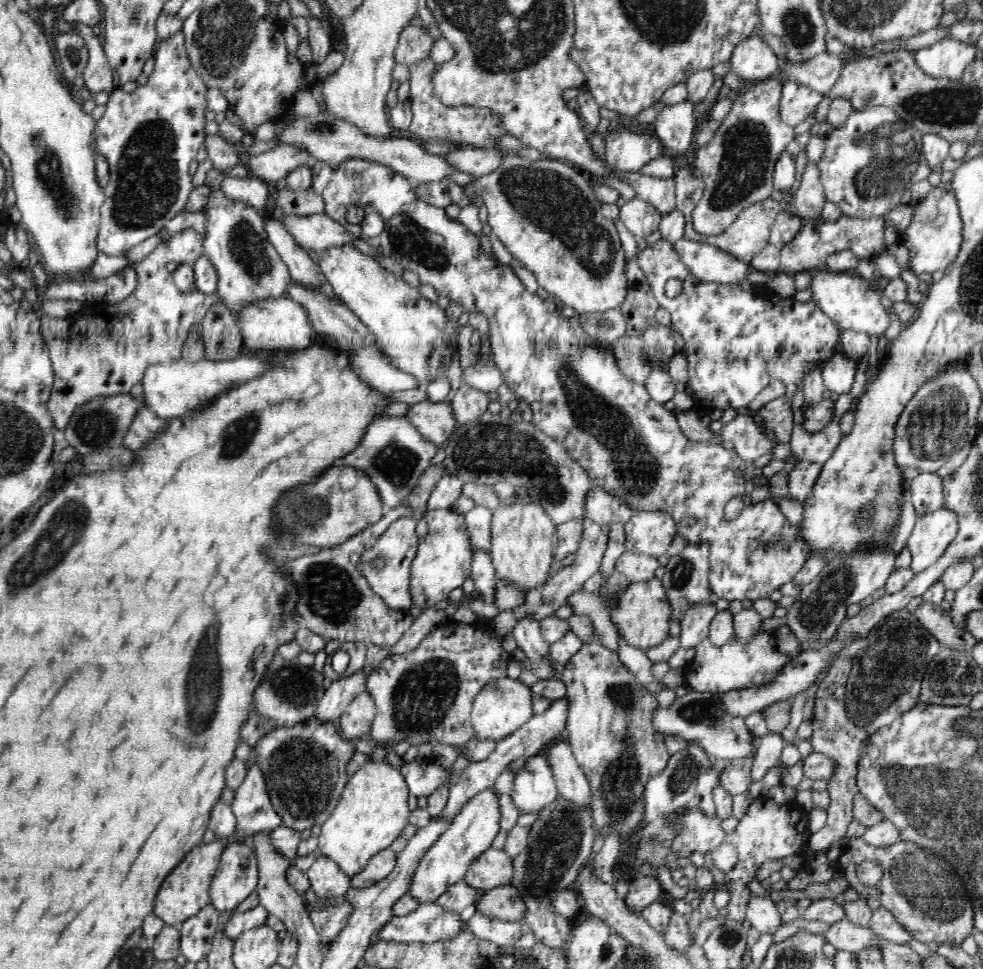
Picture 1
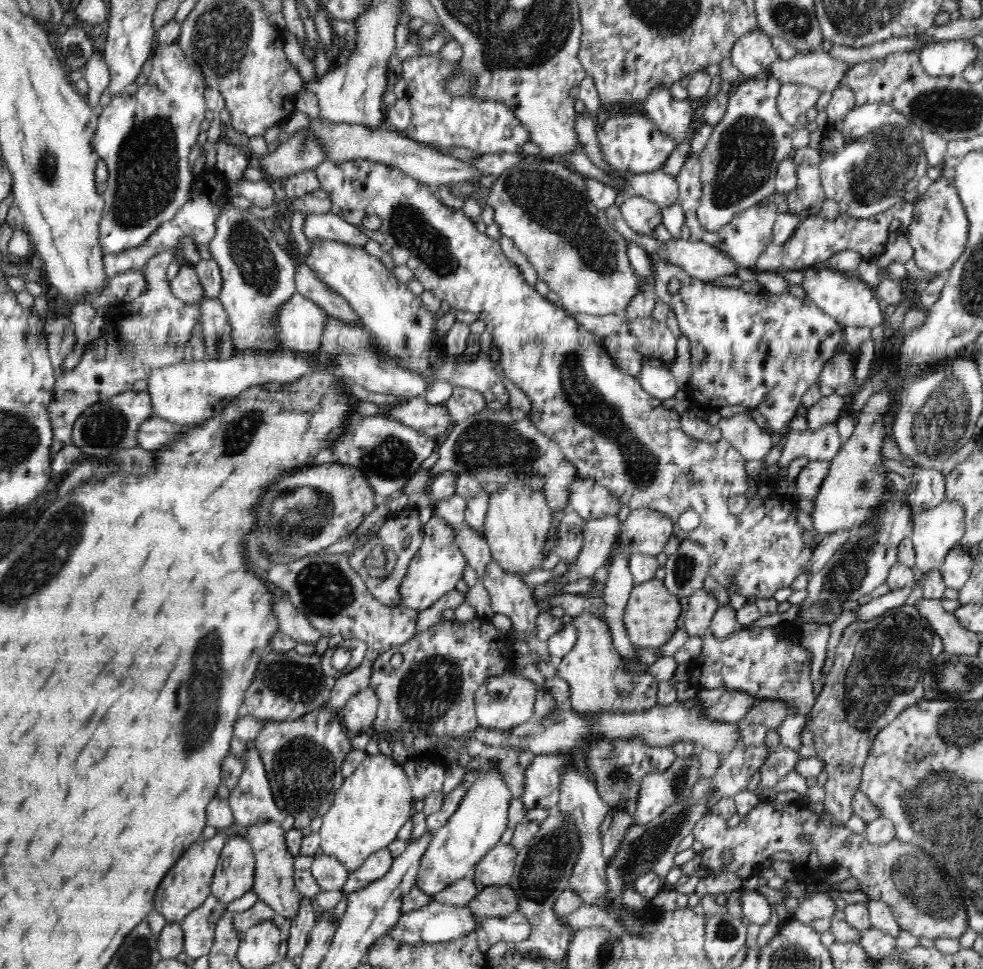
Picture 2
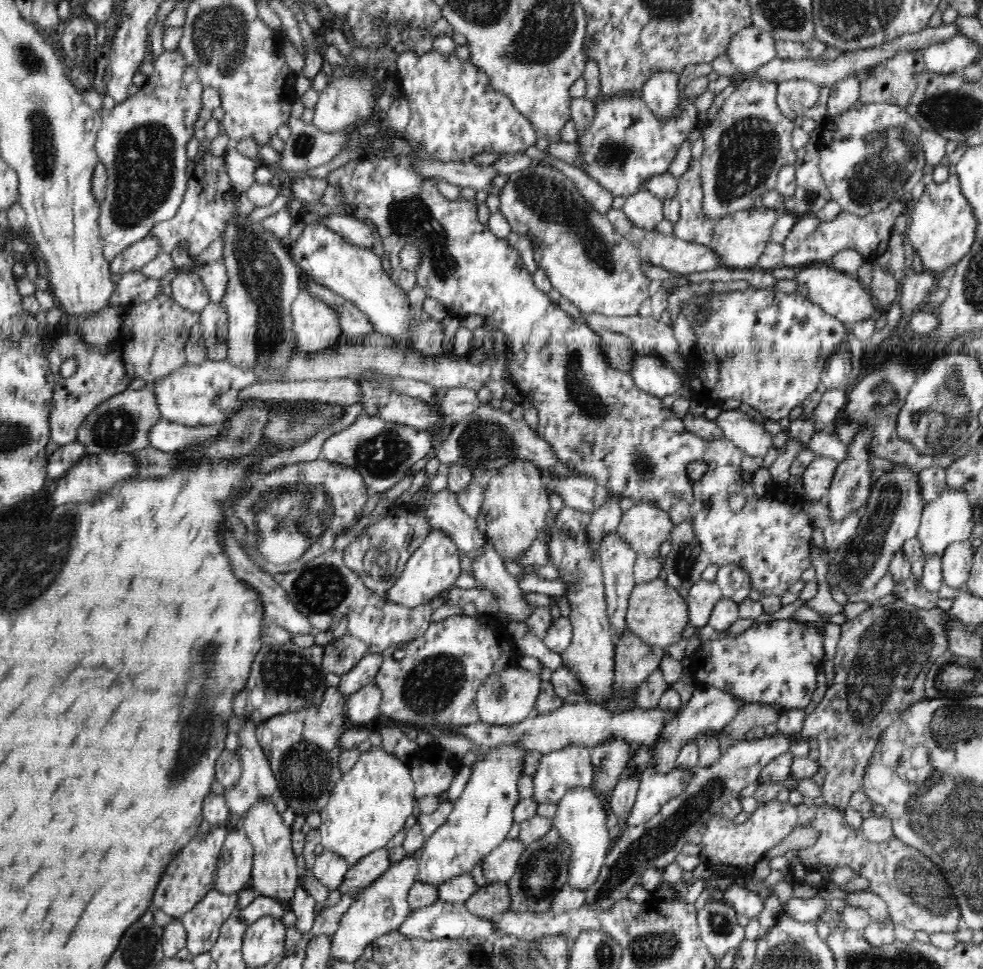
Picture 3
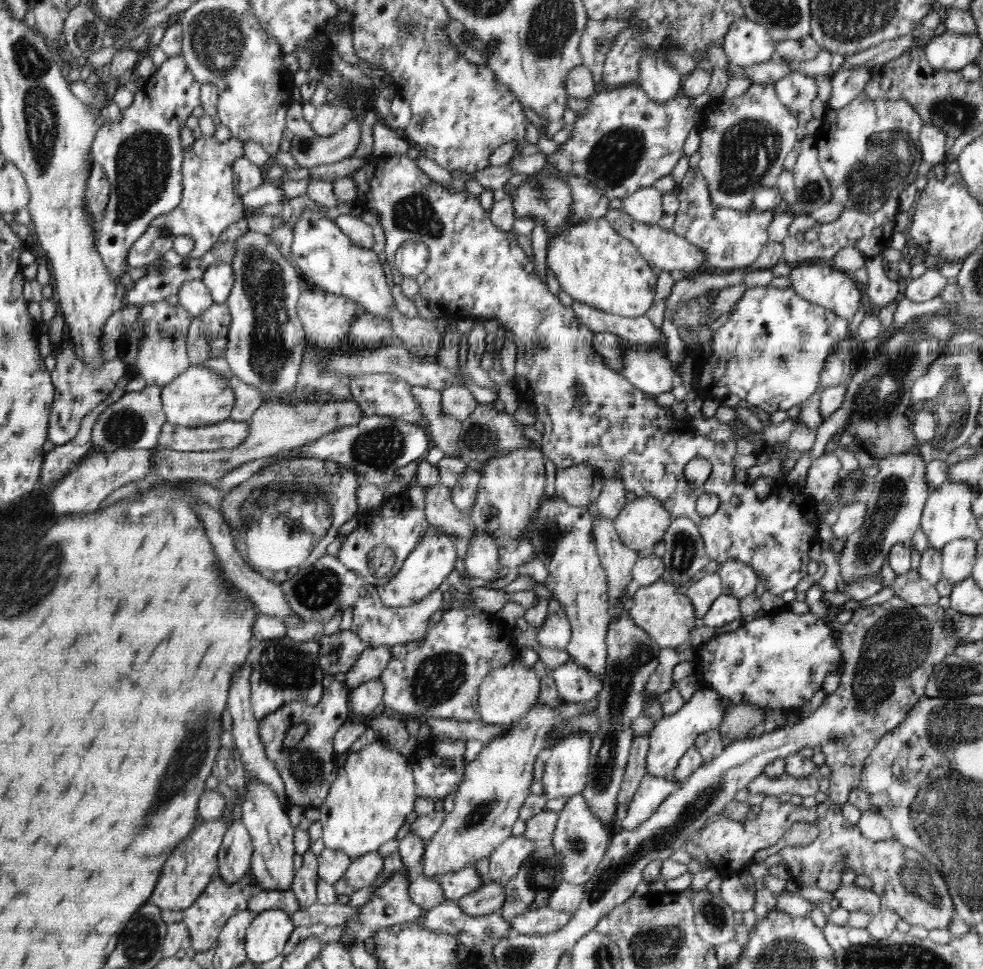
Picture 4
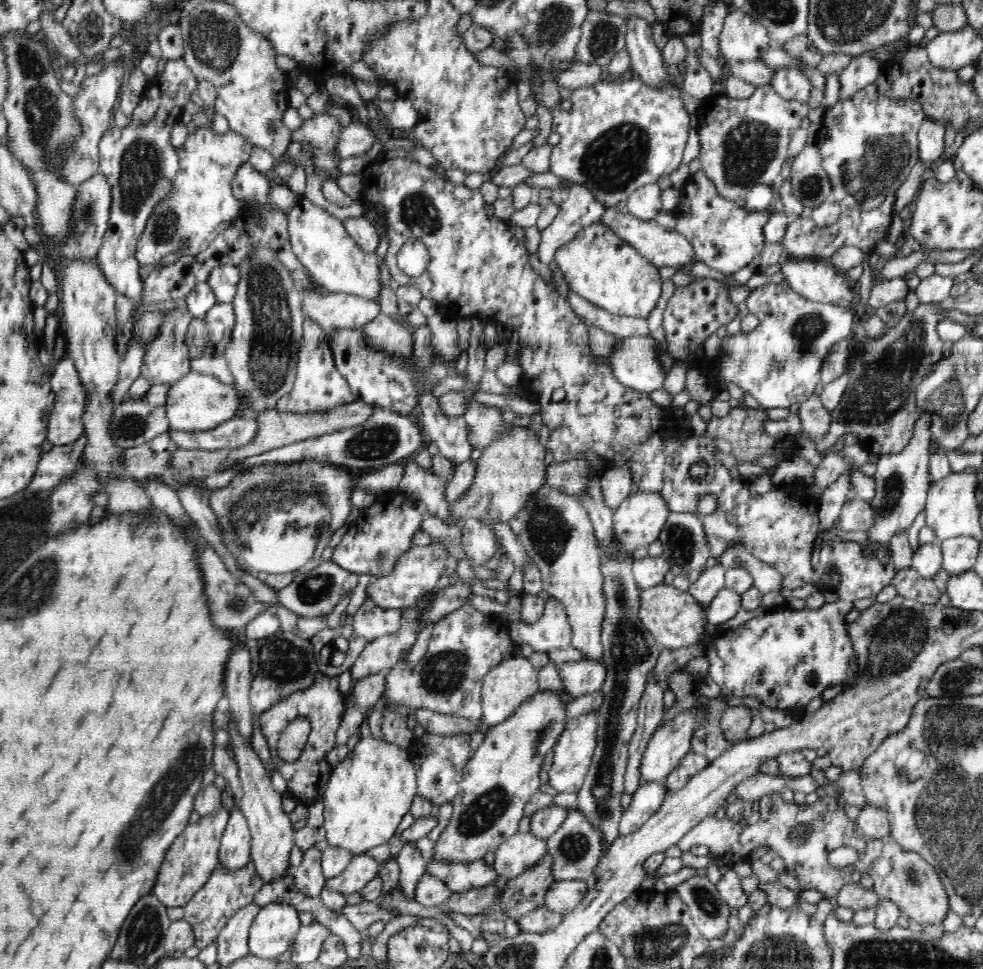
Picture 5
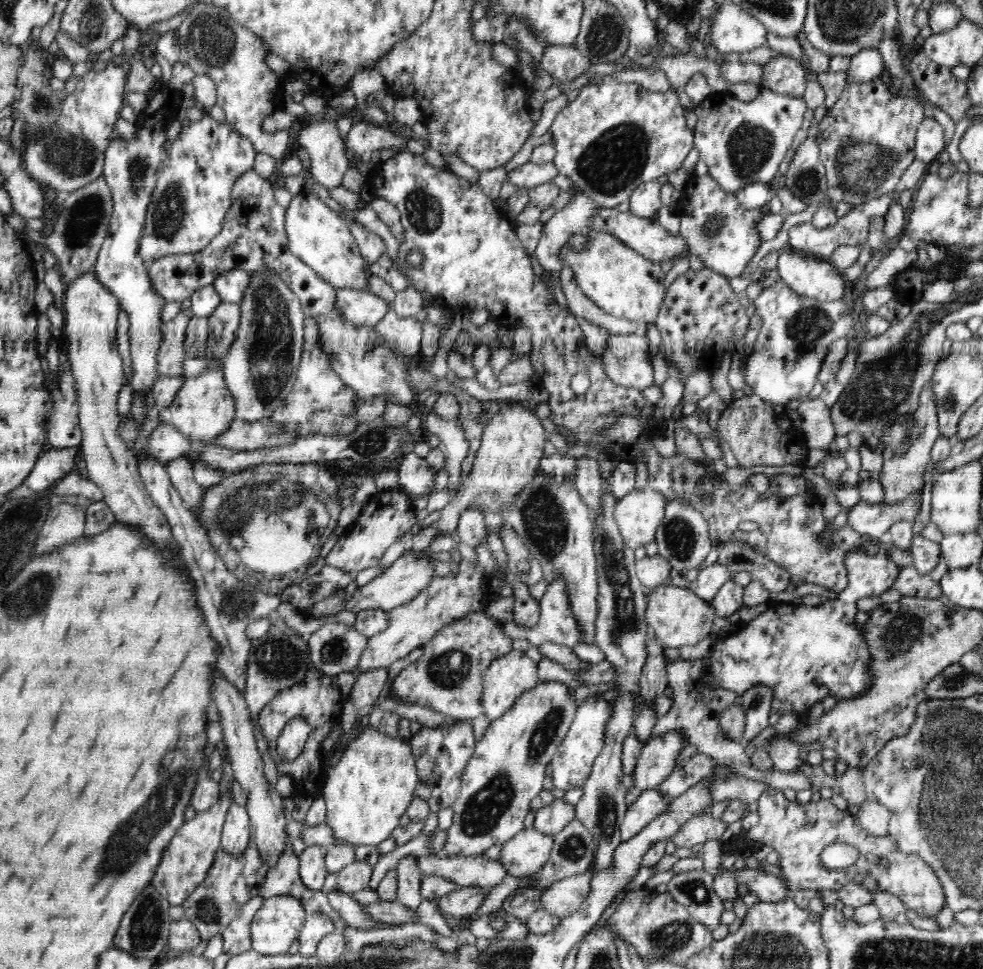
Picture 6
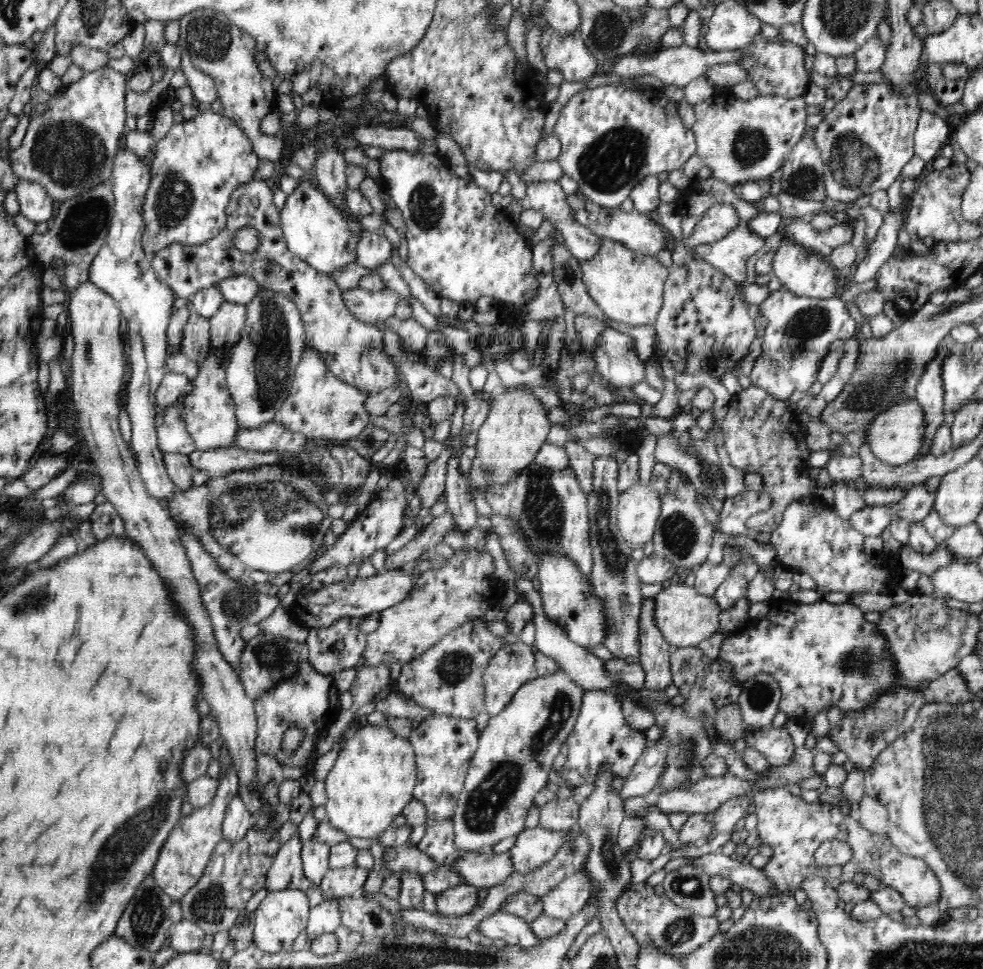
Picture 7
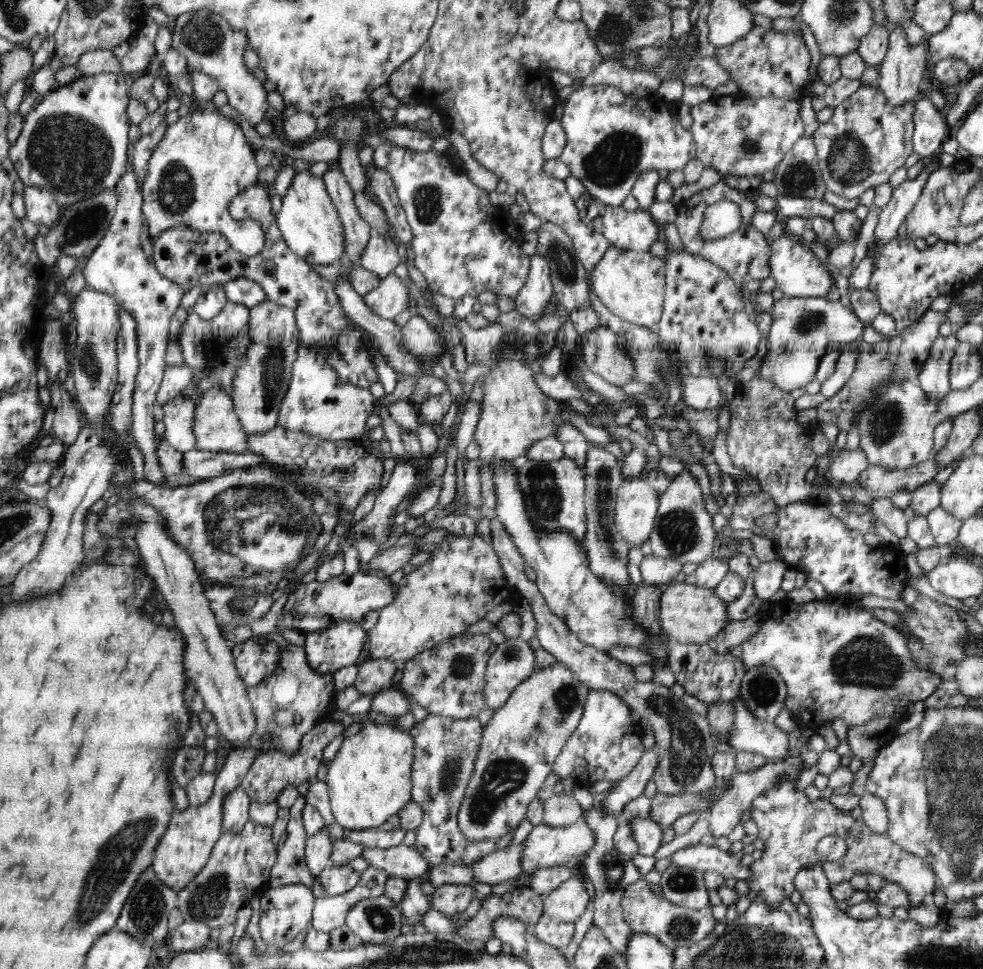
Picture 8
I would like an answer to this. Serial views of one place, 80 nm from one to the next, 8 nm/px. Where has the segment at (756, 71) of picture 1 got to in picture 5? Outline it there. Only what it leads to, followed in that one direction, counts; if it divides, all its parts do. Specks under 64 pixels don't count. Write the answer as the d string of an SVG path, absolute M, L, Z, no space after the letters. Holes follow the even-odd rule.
M732 3L727 10L719 37L724 59L730 63L759 61L769 48L768 30Z

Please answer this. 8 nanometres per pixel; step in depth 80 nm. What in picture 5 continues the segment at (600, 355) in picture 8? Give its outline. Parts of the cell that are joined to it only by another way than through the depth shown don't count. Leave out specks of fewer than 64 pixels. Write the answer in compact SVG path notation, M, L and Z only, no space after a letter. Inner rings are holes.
M650 336L617 339L607 362L618 382L643 393L662 389L666 373L660 365L661 354L656 353L656 344Z

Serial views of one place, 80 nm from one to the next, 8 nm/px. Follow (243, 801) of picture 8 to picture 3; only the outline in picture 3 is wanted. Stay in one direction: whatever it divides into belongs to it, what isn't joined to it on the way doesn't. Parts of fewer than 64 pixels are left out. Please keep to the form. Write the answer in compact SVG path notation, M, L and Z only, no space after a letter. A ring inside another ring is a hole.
M245 829L229 832L219 853L214 886L218 892L230 896L251 882L253 846Z

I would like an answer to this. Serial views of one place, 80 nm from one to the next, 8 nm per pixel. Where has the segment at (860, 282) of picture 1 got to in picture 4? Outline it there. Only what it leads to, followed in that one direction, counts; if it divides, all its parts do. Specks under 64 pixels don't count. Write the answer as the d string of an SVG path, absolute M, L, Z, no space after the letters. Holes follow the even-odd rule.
M802 263L791 266L788 277L790 277L791 287L803 300L829 308L849 322L852 321L854 314L858 312L858 306L862 301L862 286L851 274L844 273L832 266Z

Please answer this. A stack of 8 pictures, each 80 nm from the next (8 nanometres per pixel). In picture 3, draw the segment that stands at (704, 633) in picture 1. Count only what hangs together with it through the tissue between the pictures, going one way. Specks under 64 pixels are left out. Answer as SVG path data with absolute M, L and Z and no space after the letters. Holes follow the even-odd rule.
M701 579L687 592L687 605L690 626L702 627L708 624L708 618L714 610L714 604L723 598L717 580L707 582Z

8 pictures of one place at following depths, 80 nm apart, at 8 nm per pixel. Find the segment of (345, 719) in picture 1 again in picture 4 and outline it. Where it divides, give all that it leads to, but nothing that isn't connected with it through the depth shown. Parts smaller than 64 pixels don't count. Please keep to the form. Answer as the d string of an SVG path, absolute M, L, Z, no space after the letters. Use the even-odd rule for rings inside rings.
M374 678L350 690L349 709L351 713L360 714L369 719L382 709L384 687L379 678Z

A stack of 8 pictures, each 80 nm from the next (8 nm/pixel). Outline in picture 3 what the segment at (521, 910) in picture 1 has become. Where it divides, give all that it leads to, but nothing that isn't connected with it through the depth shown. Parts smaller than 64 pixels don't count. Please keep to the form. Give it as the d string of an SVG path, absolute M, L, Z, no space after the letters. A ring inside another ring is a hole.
M489 883L479 887L465 902L468 911L480 918L494 919L510 911L510 891L507 883Z

